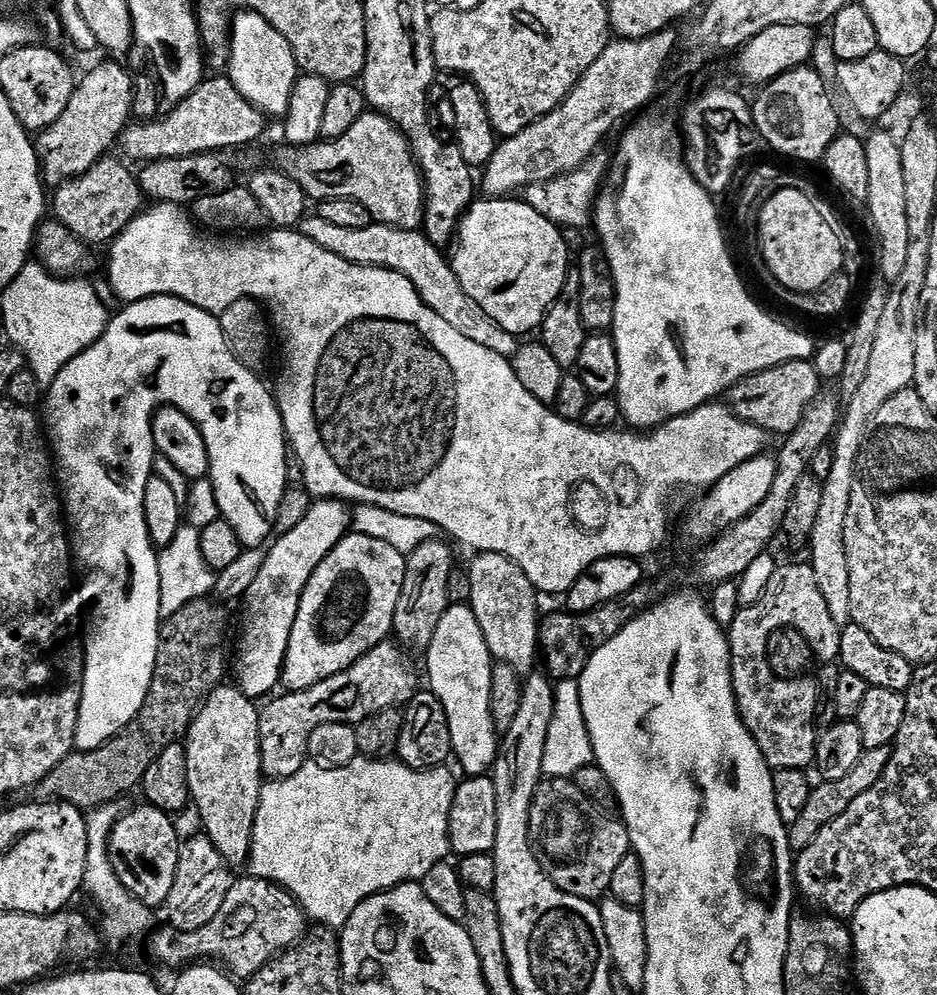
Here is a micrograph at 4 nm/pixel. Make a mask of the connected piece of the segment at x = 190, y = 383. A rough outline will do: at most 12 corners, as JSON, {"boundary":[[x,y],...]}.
{"boundary":[[175,296],[129,304],[46,389],[88,573],[79,751],[142,710],[160,641],[152,417],[208,447],[220,515],[271,537],[271,391]]}

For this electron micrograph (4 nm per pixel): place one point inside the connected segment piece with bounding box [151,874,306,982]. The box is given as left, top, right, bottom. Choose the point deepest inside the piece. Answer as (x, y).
(259, 920)

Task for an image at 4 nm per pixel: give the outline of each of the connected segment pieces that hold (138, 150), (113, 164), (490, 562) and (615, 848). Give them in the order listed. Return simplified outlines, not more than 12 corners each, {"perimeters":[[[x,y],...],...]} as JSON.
{"perimeters":[[[208,78],[171,112],[129,123],[147,162],[240,148],[263,134],[231,80]],[[112,154],[59,185],[54,219],[86,246],[111,245],[146,207]],[[471,558],[470,607],[493,661],[537,665],[538,593],[510,558]],[[545,779],[528,839],[554,886],[593,902],[632,847],[619,819]]]}

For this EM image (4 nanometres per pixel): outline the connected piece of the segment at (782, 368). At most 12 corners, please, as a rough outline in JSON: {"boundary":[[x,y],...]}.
{"boundary":[[812,360],[733,384],[726,404],[765,434],[788,435],[822,391]]}

